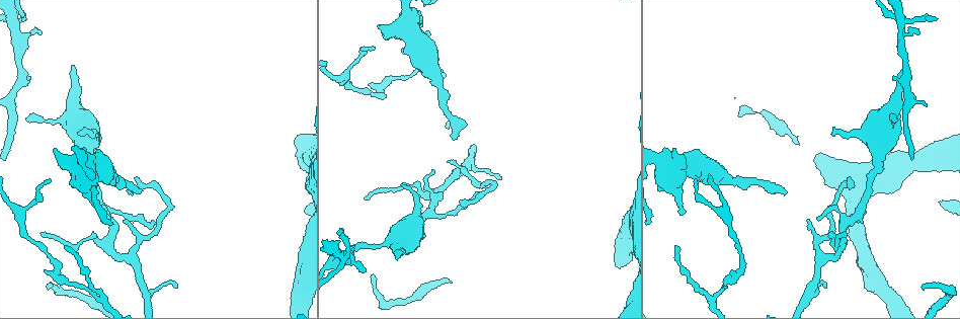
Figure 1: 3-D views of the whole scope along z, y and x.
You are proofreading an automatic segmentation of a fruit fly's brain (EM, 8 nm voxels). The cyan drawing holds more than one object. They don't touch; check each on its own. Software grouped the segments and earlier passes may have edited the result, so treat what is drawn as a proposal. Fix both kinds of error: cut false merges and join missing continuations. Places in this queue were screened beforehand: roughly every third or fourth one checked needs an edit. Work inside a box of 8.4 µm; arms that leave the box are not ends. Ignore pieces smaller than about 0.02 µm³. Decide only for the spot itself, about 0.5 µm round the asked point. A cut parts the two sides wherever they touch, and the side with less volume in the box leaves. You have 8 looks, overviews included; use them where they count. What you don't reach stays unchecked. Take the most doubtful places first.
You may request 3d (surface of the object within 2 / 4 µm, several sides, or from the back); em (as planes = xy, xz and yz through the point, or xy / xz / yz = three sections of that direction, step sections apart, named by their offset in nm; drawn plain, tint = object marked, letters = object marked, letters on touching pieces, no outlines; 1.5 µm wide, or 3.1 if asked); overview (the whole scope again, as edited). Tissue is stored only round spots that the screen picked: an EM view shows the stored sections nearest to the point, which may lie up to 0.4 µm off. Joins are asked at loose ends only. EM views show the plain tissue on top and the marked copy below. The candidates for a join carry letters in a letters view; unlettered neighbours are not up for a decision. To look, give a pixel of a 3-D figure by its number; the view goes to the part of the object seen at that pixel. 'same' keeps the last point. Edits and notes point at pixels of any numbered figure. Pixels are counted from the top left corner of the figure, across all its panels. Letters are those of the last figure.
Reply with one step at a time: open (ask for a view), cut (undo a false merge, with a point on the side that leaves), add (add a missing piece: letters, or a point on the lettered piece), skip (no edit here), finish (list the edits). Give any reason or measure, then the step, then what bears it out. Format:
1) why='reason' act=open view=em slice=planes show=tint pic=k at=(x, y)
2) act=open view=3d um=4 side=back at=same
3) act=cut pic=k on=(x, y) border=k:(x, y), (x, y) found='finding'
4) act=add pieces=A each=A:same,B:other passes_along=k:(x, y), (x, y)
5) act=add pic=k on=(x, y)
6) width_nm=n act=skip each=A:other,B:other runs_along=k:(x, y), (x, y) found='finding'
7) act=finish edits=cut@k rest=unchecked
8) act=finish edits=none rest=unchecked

why='end of a long branch' act=open view=em slice=yz step=4 show=letters pic=1 at=(785, 194)

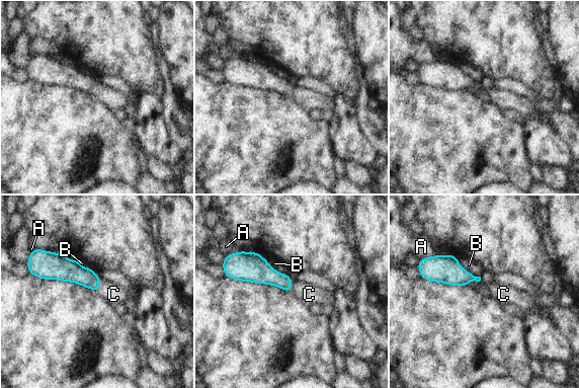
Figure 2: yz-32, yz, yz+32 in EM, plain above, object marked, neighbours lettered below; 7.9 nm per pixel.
act=open view=em slice=planes show=letters at=same

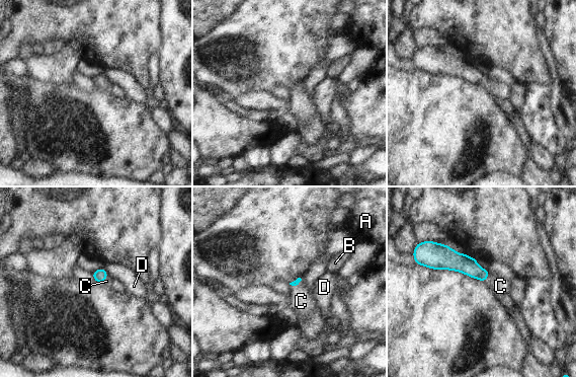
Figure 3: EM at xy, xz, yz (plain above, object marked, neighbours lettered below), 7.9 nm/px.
act=add pieces=C each=A:other,B:other,C:same,D:other passes_along=3:(300, 279), (296, 285), (301, 301) found='the neuron continues'

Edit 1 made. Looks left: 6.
act=open view=overview

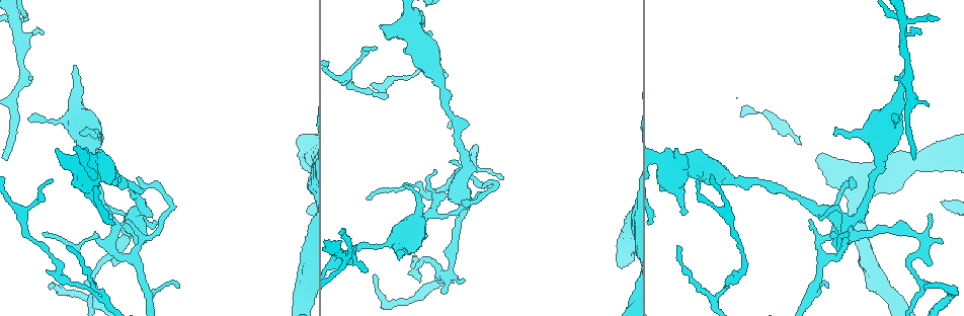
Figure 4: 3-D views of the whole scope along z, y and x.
why='calibre changes' act=open view=em slice=xz step=4 show=letters pic=4 at=(341, 254)

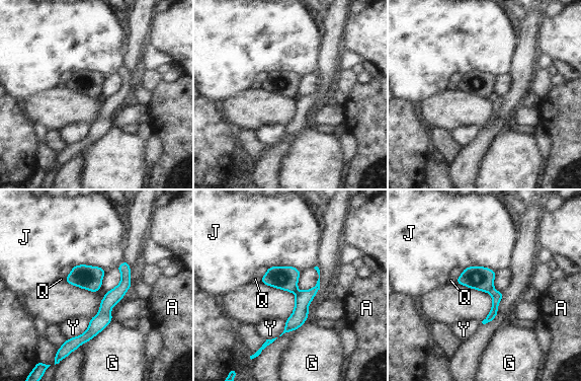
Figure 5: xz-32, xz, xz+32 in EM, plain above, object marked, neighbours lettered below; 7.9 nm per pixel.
longest_contact=J:280nm act=cut pic=5 on=(496, 296) each=A:other,G:other,J:other,Q:other,Y:other part_leaving=5:(125, 264), (125, 285), (86, 336) found='two neurons meet here'

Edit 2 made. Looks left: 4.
why='tapers out' act=open view=3d um=4 side=back pic=4 at=(405, 186)

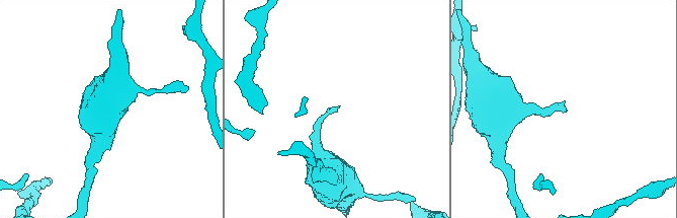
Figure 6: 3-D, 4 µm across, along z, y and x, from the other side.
why='shape alone is not enough' act=open view=em slice=yz step=8 show=letters pic=6 at=(565, 110)

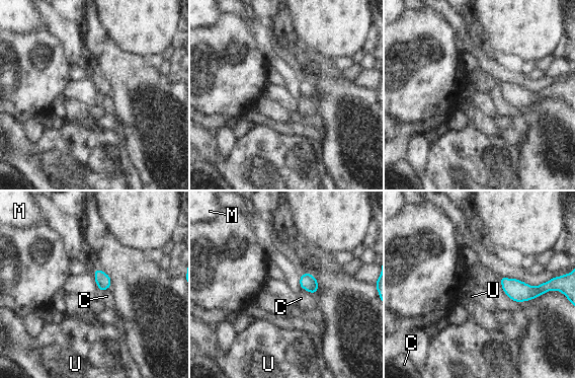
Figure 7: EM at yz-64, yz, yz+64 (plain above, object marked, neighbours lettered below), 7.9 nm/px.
act=open view=em slice=planes show=letters at=same

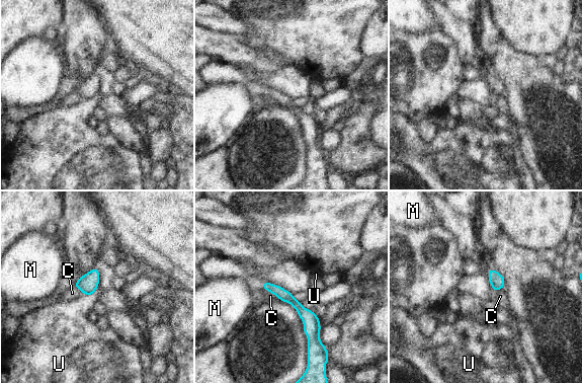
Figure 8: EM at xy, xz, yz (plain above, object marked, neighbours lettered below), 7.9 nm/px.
act=skip each=C:other,M:other,U:other found='no lettered piece goes on from it'

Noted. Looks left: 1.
act=finish edits=add@3,cut@5 rest=unchecked

